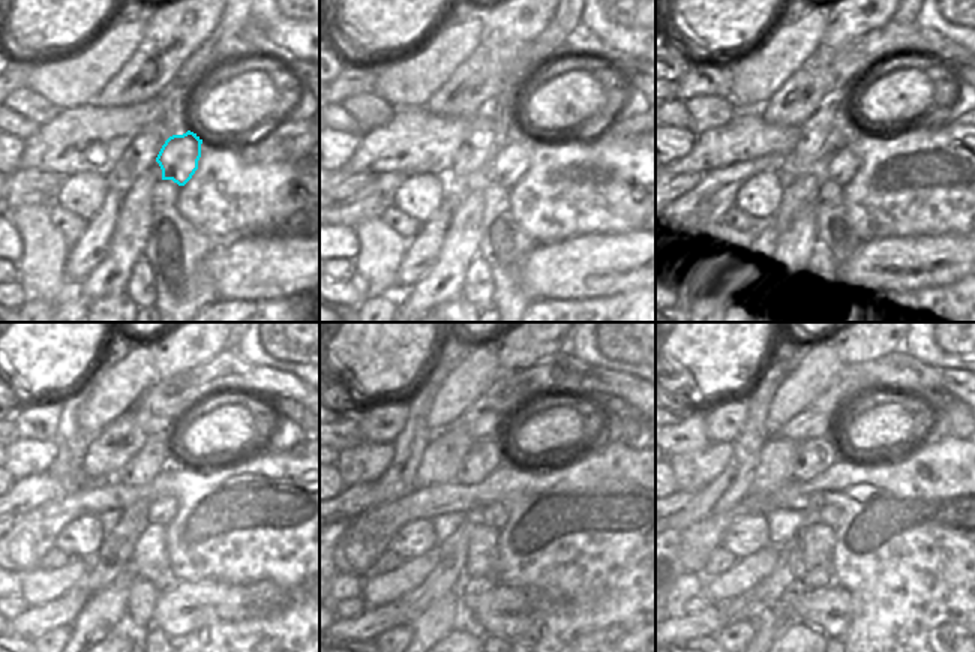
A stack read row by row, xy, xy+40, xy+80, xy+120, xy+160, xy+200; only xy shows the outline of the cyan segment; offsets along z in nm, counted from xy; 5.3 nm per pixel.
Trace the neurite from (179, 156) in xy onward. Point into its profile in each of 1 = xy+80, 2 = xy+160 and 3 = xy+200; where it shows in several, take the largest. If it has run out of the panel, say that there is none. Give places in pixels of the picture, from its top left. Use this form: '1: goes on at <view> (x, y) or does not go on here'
1: goes on at xy+80 (843, 167)
2: goes on at xy+160 (495, 514)
3: goes on at xy+200 (830, 516)

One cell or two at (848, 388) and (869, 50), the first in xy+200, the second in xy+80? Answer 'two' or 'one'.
one

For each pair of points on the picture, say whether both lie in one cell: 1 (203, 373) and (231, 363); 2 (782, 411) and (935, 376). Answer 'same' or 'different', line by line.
1: same
2: different

